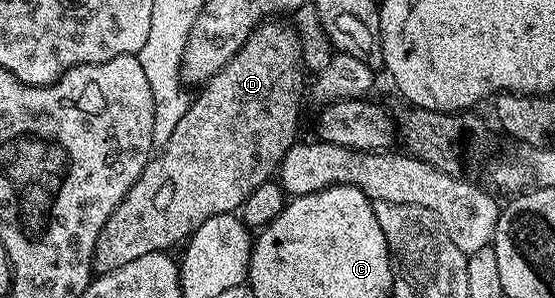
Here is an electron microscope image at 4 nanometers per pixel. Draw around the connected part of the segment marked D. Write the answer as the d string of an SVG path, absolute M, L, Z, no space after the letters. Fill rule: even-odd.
M267 20L259 24L236 56L193 95L190 107L180 124L176 124L168 144L151 157L116 212L108 216L94 249L95 275L112 272L112 268L124 268L124 264L132 264L132 260L140 260L140 256L181 247L204 220L235 213L257 186L275 177L279 162L299 137L298 113L302 110L302 93L308 90L308 78L306 82L302 65L302 37L289 21L282 21L286 20Z

